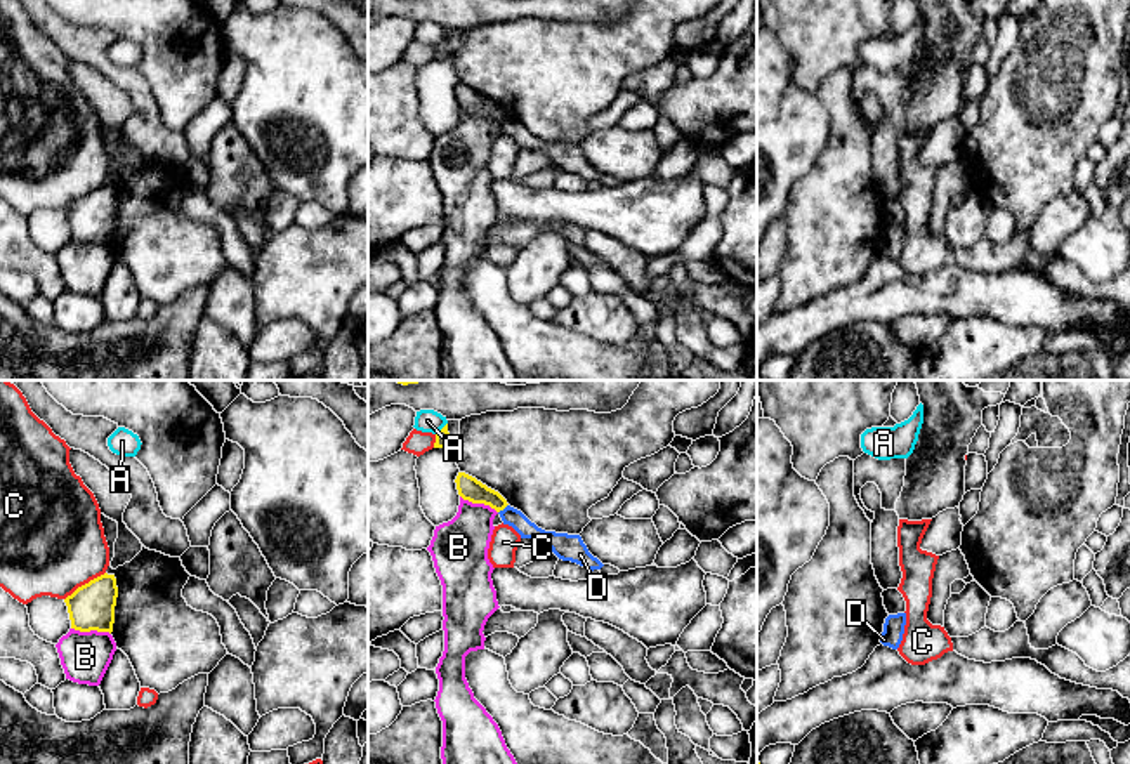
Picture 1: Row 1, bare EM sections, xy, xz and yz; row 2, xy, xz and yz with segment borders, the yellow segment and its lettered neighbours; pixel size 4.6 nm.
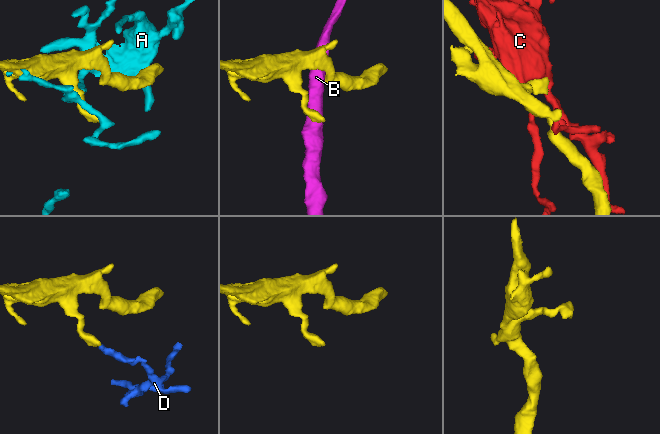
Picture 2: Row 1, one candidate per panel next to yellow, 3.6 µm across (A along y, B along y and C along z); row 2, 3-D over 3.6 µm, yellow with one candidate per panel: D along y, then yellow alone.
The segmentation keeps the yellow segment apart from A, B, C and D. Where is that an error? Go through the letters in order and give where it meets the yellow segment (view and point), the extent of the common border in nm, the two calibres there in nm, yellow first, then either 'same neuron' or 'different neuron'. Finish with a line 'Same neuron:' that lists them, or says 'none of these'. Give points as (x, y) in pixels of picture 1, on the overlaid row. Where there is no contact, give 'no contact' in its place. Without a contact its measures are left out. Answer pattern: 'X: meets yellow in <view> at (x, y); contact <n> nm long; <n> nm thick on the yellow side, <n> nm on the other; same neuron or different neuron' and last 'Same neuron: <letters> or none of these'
A: meets yellow in xz at (441, 429); contact 80 nm long; 60 nm thick on the yellow side, 110 nm on the other; different neuron
B: meets yellow in xy at (91, 629); contact 190 nm long; 220 nm thick on the yellow side, 220 nm on the other; different neuron
C: meets yellow in xy at (85, 584); contact 240 nm long; 220 nm thick on the yellow side, 480 nm on the other; different neuron
D: meets yellow in xz at (502, 509); contact 60 nm long; 110 nm thick on the yellow side, 90 nm on the other; different neuron
Same neuron: none of these

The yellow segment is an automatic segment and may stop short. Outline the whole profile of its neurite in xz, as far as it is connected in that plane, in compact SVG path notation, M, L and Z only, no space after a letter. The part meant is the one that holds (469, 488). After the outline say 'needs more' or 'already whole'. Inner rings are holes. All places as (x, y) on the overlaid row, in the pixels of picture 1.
M458 472L455 483L458 495L463 500L489 505L496 512L503 510L509 505L507 500L498 491L488 488L486 484L483 484L481 481L465 472Z | already whole

